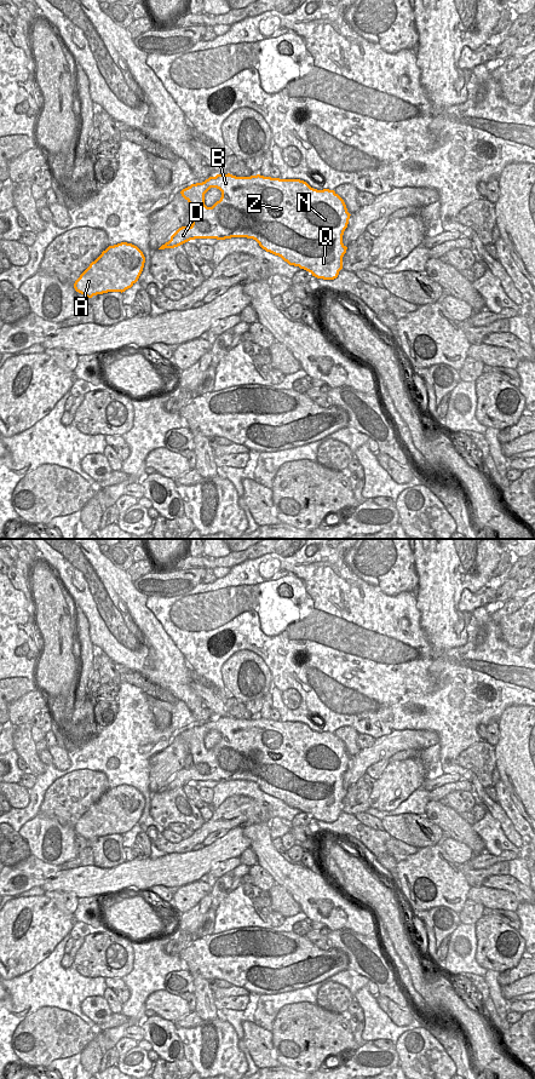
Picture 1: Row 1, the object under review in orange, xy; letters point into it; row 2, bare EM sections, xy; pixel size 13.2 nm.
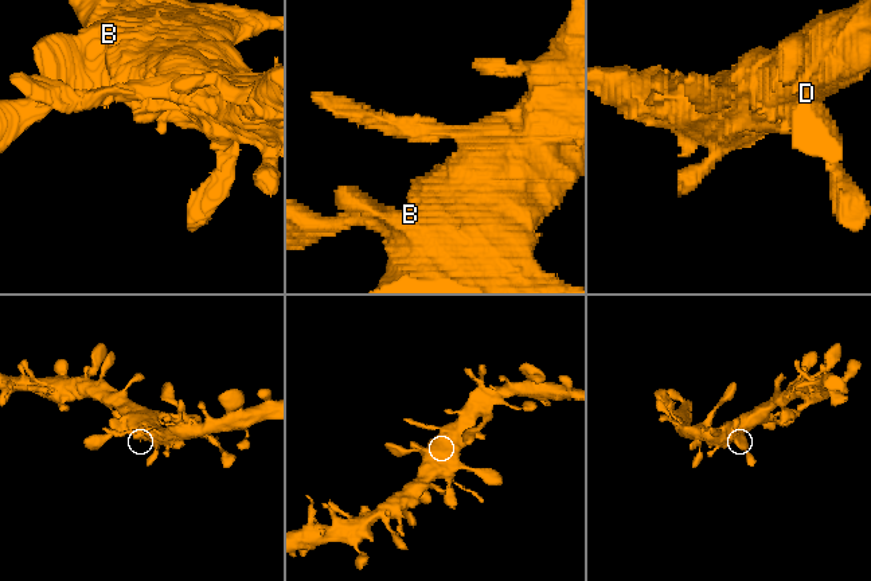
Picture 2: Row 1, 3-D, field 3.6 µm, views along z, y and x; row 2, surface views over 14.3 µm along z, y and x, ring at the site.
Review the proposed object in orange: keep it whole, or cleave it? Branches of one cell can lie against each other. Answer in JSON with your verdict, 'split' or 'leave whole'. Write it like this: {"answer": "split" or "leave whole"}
{"answer": "leave whole"}

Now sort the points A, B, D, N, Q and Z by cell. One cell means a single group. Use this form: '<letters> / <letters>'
A B D N Q Z

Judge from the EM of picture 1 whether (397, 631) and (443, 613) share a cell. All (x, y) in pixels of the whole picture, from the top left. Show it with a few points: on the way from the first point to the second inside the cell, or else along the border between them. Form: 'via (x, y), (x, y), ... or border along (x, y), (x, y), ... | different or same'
border along (415, 598), (420, 626), (432, 648) | different

